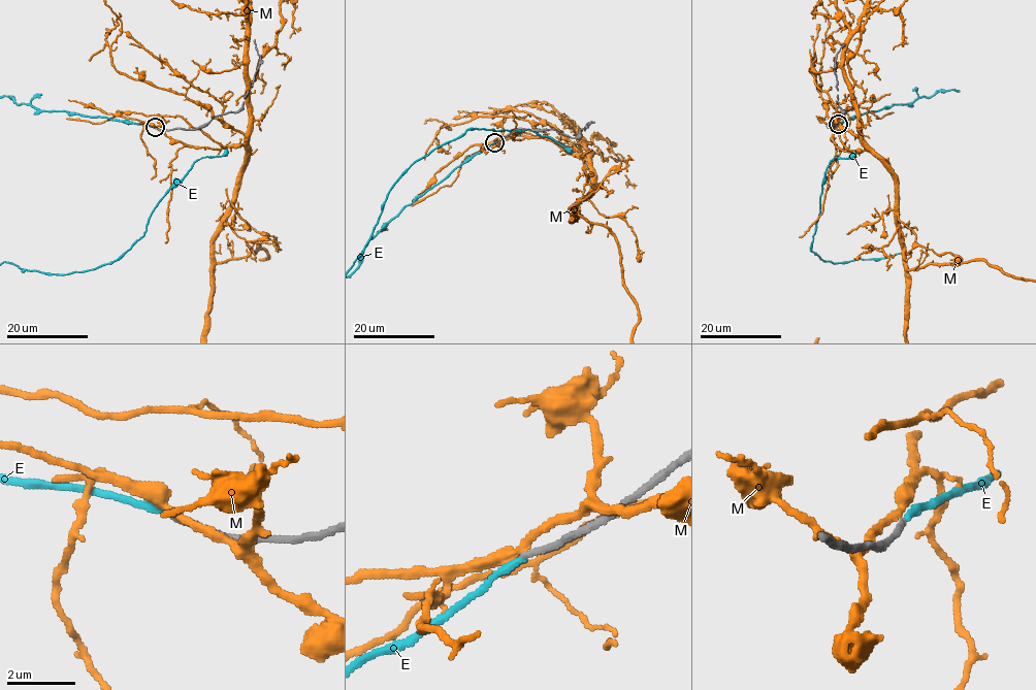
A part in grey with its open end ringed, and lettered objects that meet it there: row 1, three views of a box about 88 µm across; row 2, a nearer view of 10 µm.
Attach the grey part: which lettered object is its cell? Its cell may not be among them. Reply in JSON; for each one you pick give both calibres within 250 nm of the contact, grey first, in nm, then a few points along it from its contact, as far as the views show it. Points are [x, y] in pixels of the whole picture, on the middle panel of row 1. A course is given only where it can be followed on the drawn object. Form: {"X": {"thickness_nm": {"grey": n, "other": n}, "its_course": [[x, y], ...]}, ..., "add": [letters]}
{"E": {"thickness_nm": {"grey": 180, "other": 190}}, "add": ["E"]}

